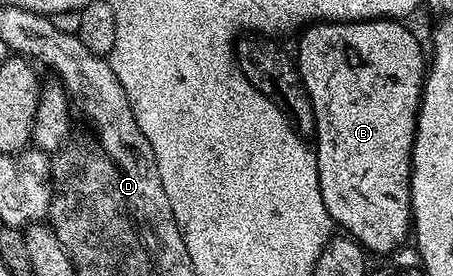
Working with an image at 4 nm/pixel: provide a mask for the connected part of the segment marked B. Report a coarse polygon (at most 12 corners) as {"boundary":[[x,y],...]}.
{"boundary":[[317,21],[294,62],[322,201],[361,248],[412,225],[426,51]]}

